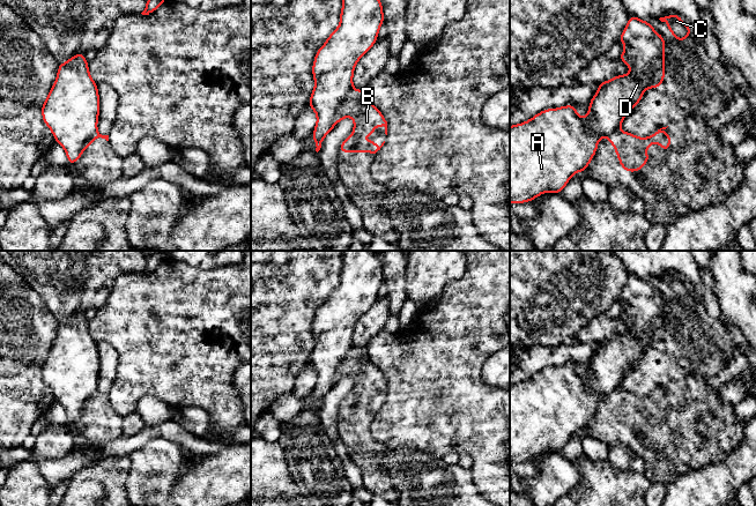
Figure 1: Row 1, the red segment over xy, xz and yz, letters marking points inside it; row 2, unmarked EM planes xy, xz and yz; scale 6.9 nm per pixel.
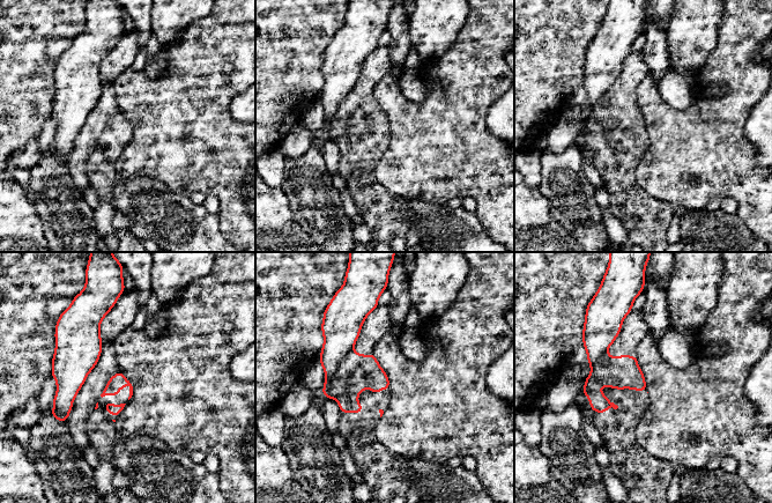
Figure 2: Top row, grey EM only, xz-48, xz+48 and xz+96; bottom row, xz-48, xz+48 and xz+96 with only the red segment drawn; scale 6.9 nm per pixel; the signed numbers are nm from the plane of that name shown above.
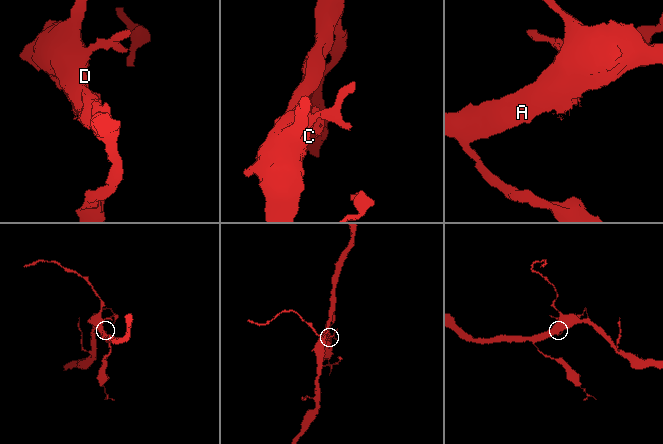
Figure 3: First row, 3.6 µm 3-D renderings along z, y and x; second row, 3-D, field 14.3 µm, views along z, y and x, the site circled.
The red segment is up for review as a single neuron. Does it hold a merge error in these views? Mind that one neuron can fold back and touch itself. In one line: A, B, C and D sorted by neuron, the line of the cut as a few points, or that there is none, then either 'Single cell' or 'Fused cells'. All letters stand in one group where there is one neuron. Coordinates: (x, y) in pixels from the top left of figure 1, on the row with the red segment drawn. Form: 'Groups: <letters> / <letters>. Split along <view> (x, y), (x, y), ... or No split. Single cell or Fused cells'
Groups: A C D / B. Split along xz (353, 88), (340, 104), (332, 126). Fused cells

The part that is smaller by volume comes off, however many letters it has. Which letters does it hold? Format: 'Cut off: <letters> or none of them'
Cut off: B

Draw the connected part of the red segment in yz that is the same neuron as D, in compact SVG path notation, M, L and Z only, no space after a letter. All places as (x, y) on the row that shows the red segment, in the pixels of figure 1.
M630 16L624 30L622 31L618 42L625 45L625 50L618 55L618 59L622 60L625 65L628 65L631 68L631 70L627 75L616 75L612 80L598 84L599 89L590 102L588 114L586 118L581 118L578 116L575 105L565 105L557 109L543 110L542 112L539 112L532 119L522 124L510 126L510 203L511 204L533 201L535 198L538 198L539 195L546 192L553 194L561 193L576 172L584 172L587 169L590 162L592 161L593 156L596 152L599 139L607 137L613 132L620 129L620 126L622 125L624 117L640 102L643 97L643 92L646 89L661 87L661 83L665 79L665 43L666 43L662 36L658 34L648 22L643 21L636 16Z

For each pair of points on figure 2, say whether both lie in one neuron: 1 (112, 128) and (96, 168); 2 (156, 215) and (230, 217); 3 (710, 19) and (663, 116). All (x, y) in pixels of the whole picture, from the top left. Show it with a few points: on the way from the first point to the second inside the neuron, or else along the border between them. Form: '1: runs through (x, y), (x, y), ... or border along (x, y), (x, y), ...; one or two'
1: runs through (112, 138), (110, 148), (99, 158); one
2: border along (217, 215), (221, 232), (228, 239); two
3: border along (707, 53), (704, 63), (692, 76); two

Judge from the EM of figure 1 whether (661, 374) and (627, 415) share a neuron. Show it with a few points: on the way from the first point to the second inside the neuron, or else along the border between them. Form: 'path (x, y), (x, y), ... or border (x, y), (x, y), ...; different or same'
border (666, 385), (647, 395), (636, 395), (619, 389); different

